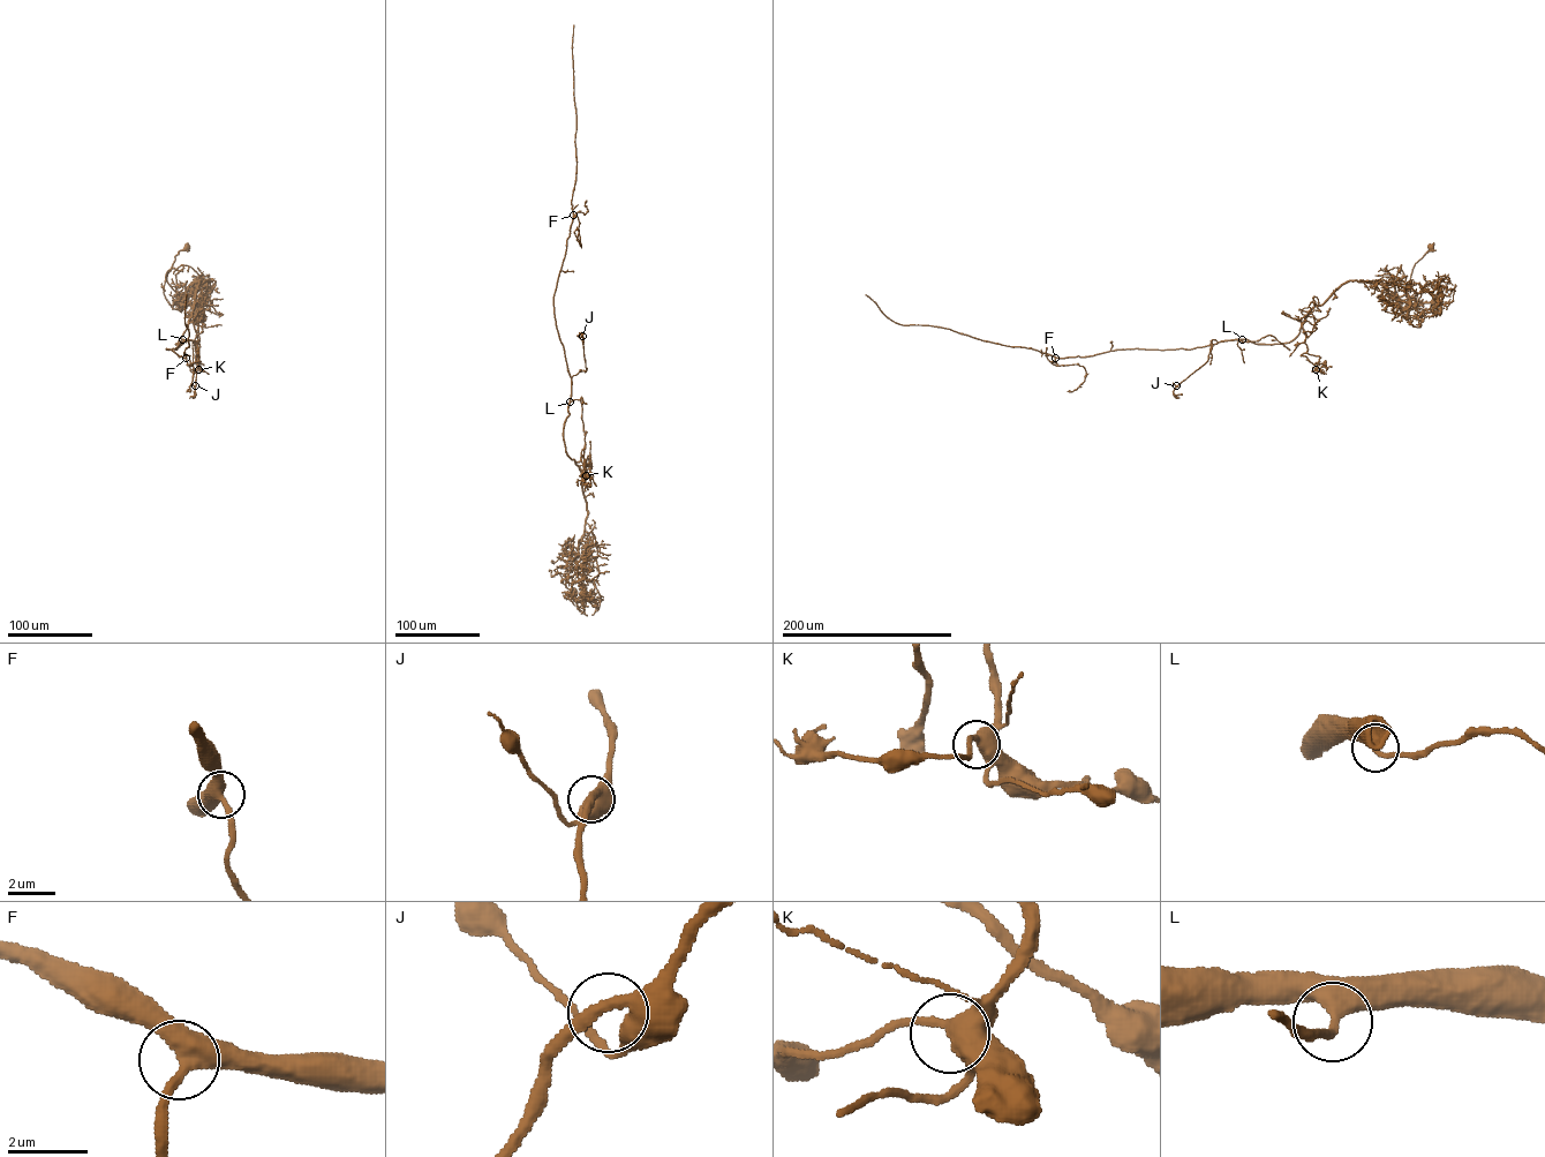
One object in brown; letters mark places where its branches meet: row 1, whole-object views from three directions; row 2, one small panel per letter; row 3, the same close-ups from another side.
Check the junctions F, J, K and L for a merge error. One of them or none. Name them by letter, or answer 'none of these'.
none of these

